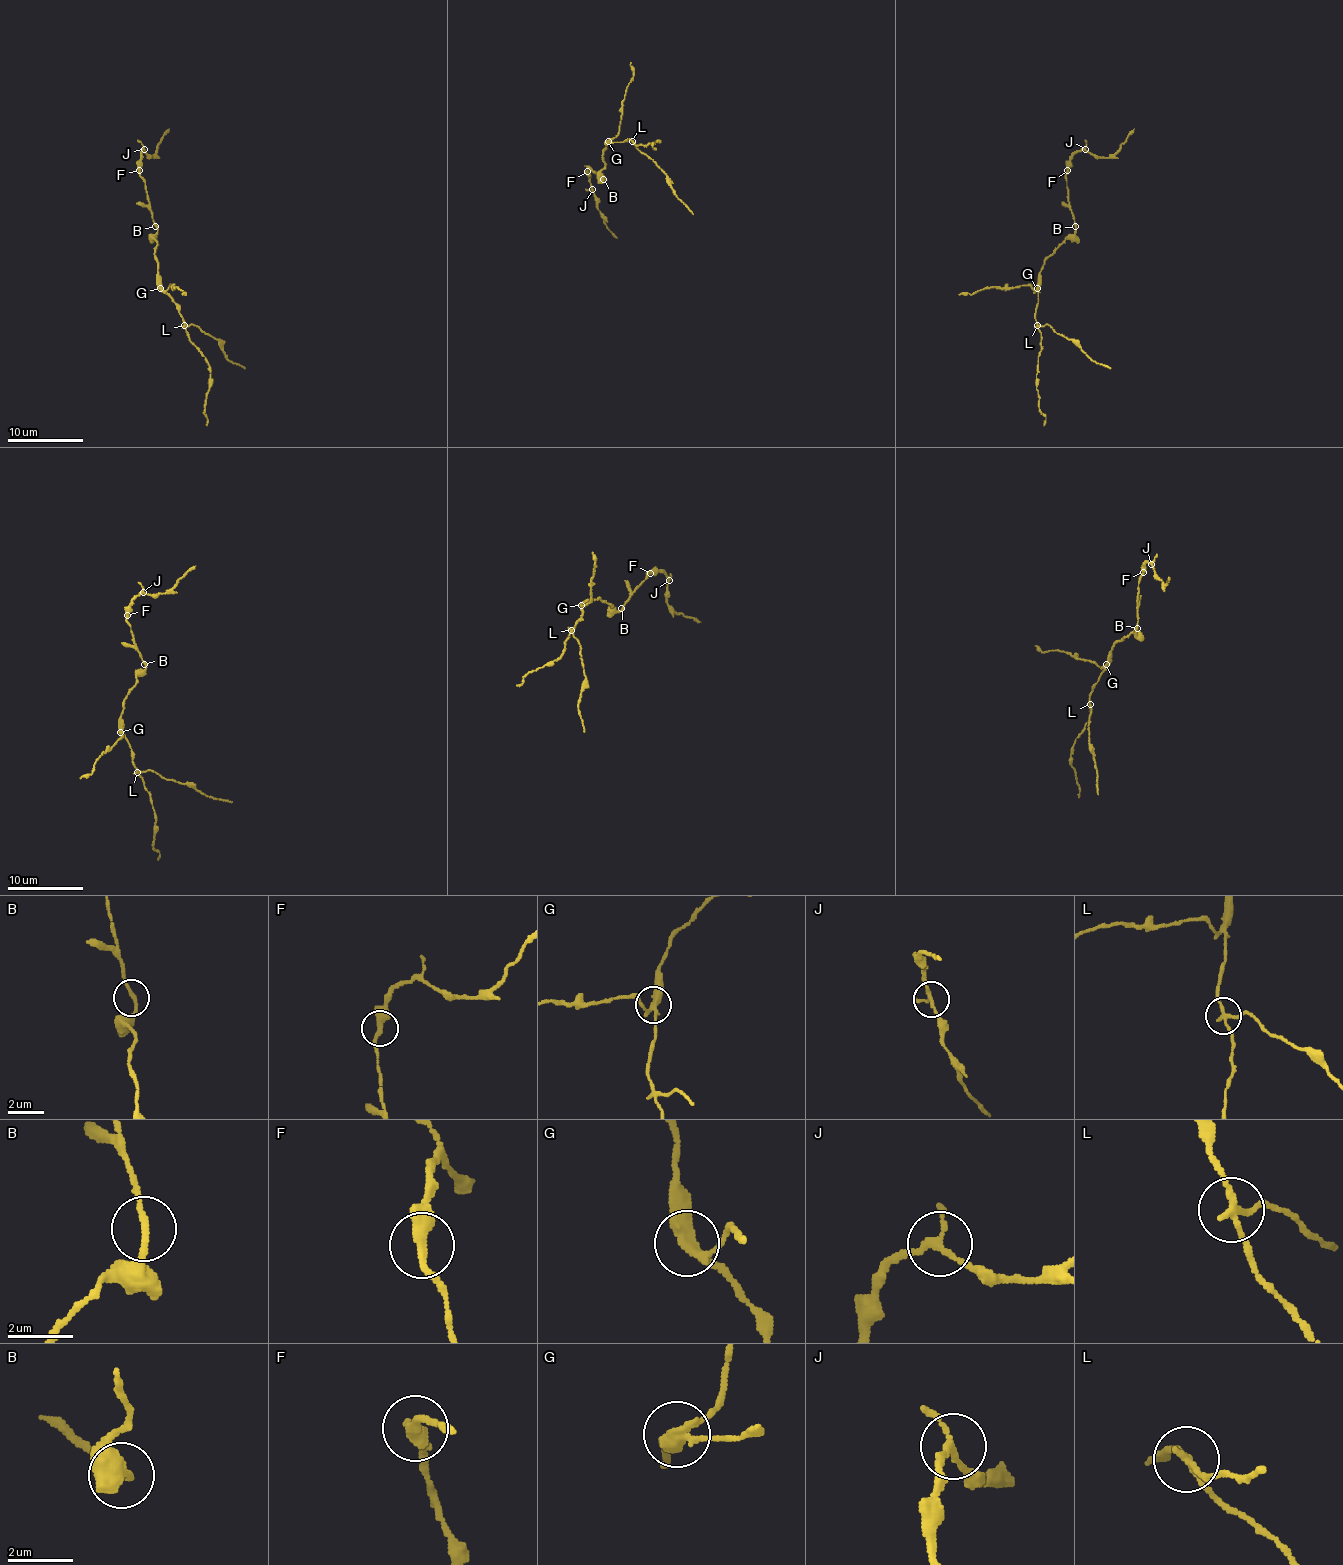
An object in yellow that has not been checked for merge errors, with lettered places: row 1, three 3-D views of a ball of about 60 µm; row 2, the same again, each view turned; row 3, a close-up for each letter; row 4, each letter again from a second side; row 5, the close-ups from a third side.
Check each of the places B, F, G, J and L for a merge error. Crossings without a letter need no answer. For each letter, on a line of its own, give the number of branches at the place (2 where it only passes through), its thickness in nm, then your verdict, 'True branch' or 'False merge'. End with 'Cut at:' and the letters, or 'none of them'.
B: Branches: 2. Thickness 180 nm. True branch
F: Branches: 3. Thickness 280 nm. True branch
G: Branches: 3. Thickness 320 nm. False merge
J: Branches: 3. Thickness 170 nm. True branch
L: Branches: 3. Thickness 170 nm. False merge
Cut at: G, L

